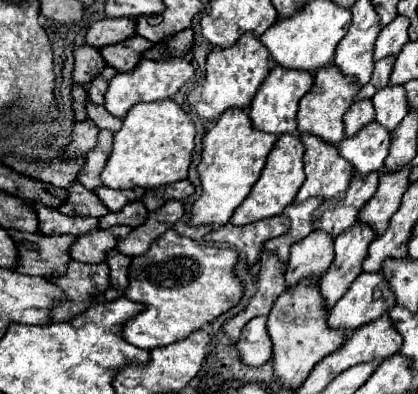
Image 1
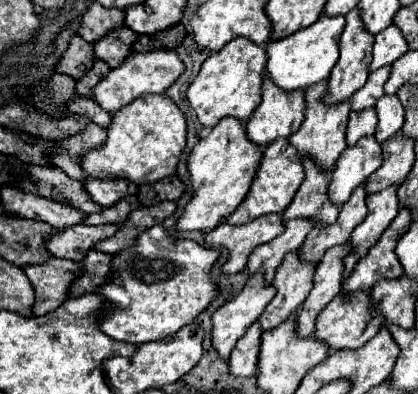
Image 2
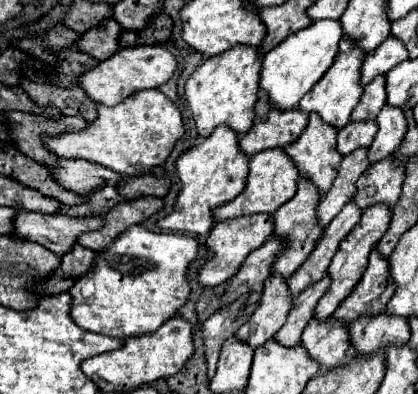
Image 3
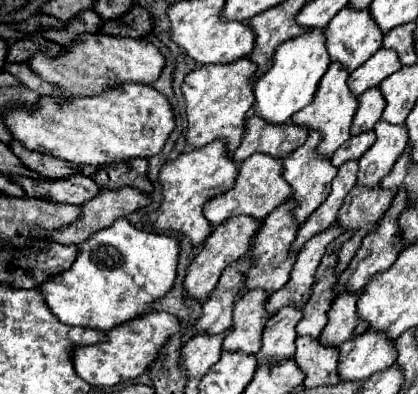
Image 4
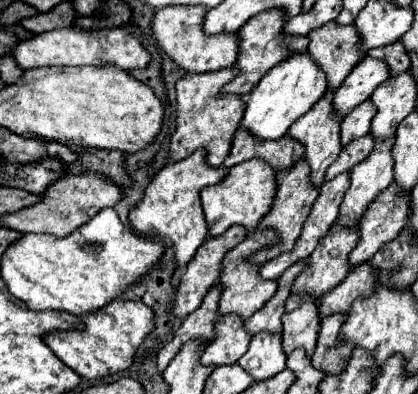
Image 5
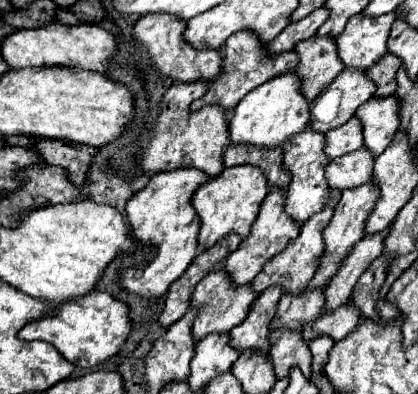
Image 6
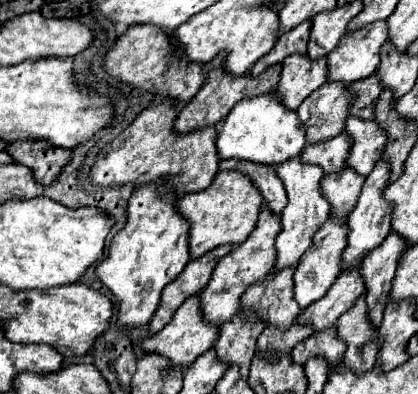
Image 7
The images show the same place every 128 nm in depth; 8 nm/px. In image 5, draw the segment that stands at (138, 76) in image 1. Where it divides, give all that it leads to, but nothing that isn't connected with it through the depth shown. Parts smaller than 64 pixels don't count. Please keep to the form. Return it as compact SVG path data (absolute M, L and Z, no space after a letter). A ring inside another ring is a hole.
M60 28L52 32L38 34L30 40L24 40L14 46L12 56L20 64L22 70L42 68L42 66L116 66L120 70L142 70L150 62L150 52L134 38L128 30L116 28L116 30L92 30L86 32L82 28Z

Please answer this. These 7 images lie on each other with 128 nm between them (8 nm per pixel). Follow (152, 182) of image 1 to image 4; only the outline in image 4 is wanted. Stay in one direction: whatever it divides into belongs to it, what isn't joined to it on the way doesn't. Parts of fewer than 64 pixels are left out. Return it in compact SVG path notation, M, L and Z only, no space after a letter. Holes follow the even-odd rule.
M124 84L98 96L72 98L68 102L40 98L36 110L14 108L4 116L4 122L14 140L26 148L52 154L76 166L90 164L96 168L160 154L176 126L166 96L146 84Z

